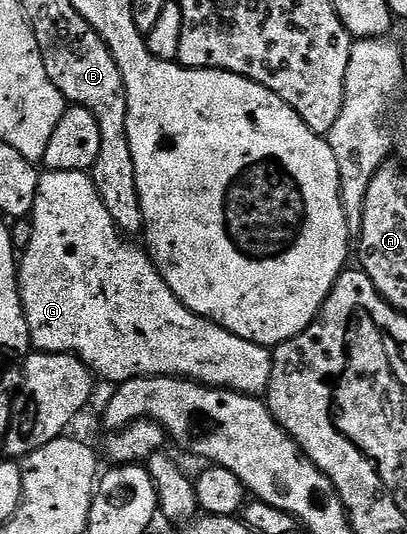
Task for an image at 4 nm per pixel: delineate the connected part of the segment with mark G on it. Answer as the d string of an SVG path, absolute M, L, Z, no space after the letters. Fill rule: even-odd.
M44 171L34 199L32 234L18 261L20 298L32 340L31 348L41 353L73 353L97 378L111 383L139 377L183 377L214 389L264 395L272 370L272 349L250 343L226 327L190 311L170 291L155 263L139 244L131 245L117 229L98 187L88 173Z

